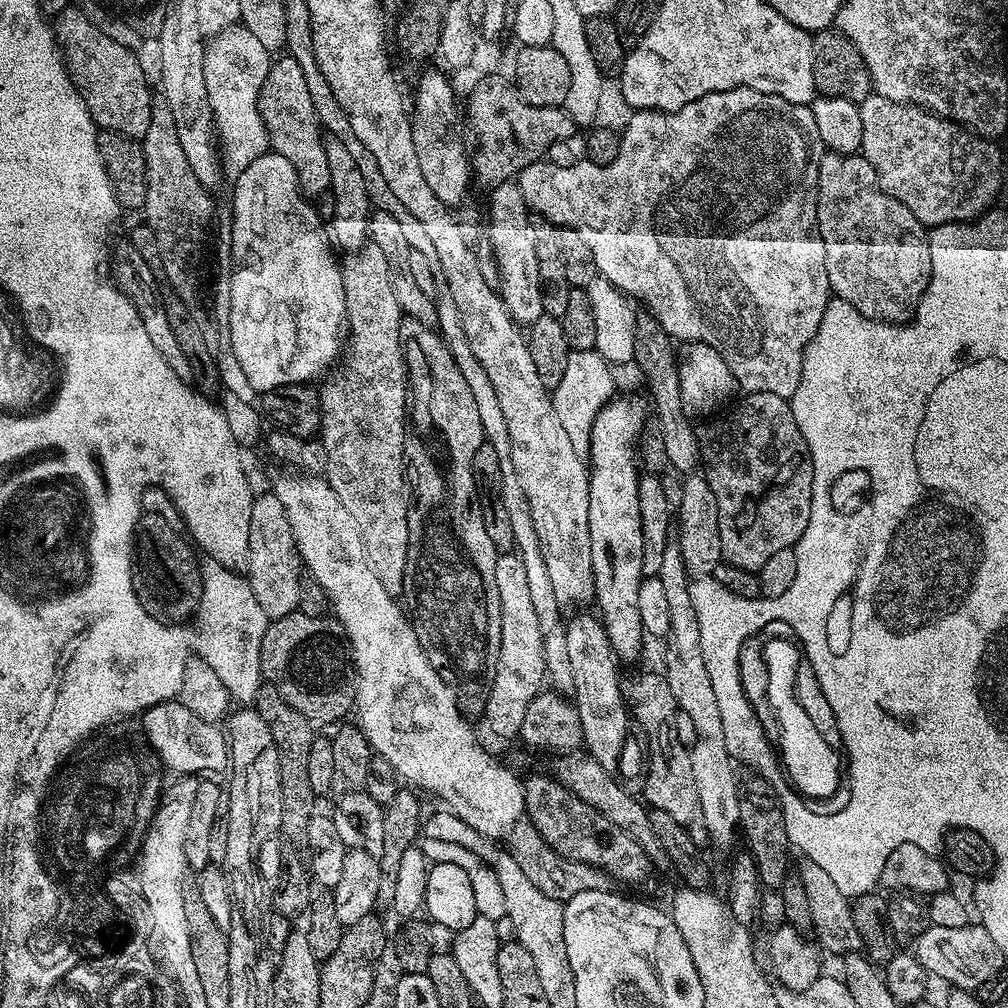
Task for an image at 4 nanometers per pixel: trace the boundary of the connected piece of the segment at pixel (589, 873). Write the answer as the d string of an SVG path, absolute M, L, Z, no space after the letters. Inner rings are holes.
M521 818L508 831L506 843L508 843L506 851L514 858L514 862L518 862L518 866L522 866L522 874L526 874L526 878L530 878L530 882L534 882L534 886L538 886L538 890L542 890L542 894L546 894L546 898L554 898L563 902L574 898L574 894L582 894L586 890L609 891L608 873L603 872L601 868L590 866L586 862L574 862L570 858L557 854L544 841L542 834L538 834L532 821L527 818Z

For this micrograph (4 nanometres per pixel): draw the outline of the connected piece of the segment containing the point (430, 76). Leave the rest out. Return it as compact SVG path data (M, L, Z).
M424 72L416 84L416 97L410 100L412 137L414 150L418 150L418 166L422 166L422 174L430 190L434 190L438 202L456 210L468 196L470 148L464 145L466 120L461 105L460 108L456 105L456 92L451 82L443 76L445 73L440 72Z

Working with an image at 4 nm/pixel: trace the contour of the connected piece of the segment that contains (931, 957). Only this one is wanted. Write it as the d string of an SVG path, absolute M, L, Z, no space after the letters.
M970 922L961 928L929 923L928 927L914 942L914 955L918 958L918 962L922 962L922 966L928 973L935 979L937 976L938 979L945 980L948 986L956 986L961 982L965 985L983 986L987 980L993 979L997 975L996 971L999 970L1000 963L1002 963L1002 957L994 938L990 938L990 934L985 930L984 925L979 922Z

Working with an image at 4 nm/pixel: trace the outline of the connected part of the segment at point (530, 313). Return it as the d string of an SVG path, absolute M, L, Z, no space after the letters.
M519 183L497 184L491 189L488 200L488 244L492 247L491 259L496 262L498 291L506 310L520 326L531 326L539 316L544 315L538 256L534 254L534 238L530 209L522 198Z

